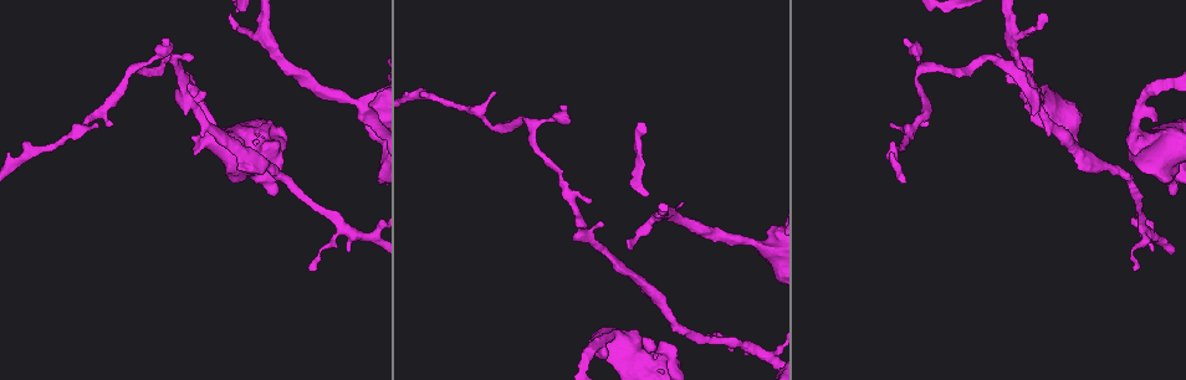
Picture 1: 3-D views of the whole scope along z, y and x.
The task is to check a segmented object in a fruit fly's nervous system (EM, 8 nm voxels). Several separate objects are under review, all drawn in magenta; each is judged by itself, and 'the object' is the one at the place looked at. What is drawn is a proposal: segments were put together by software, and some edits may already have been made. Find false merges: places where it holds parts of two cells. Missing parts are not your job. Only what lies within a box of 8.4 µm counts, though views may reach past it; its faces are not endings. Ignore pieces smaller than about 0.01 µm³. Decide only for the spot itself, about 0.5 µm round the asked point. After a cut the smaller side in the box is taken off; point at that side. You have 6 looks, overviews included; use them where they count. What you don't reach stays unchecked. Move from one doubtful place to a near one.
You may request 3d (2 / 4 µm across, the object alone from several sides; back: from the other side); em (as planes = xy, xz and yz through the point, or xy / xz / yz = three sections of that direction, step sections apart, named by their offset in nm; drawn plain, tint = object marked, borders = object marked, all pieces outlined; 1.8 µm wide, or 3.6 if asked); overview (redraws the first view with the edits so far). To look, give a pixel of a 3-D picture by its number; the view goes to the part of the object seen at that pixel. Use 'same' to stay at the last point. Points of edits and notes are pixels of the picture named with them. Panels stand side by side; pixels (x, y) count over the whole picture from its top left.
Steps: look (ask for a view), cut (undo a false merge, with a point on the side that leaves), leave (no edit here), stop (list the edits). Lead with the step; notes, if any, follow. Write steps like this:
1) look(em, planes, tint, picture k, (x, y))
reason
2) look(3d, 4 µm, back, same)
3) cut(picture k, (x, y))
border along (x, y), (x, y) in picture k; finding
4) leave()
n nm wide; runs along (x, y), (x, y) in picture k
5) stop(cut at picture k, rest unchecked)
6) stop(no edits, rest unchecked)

look(em, planes, plain, picture 1, (201, 102))

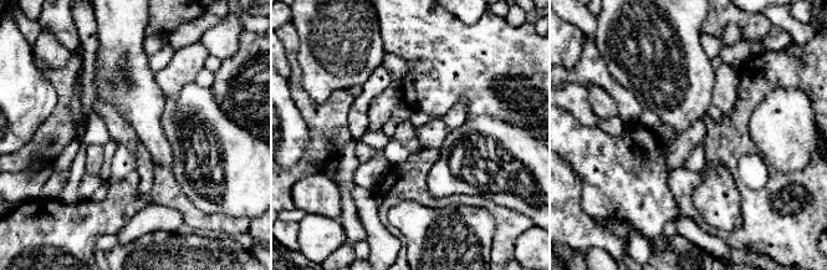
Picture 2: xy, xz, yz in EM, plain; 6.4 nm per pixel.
look(em, planes, tint, same)
with the object marked

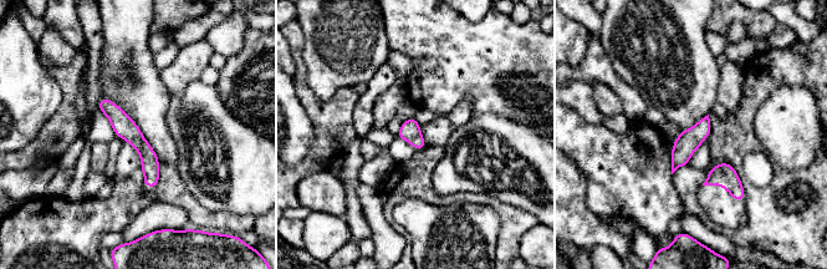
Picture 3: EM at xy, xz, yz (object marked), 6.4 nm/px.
leave()
130 nm wide; runs along (103, 101), (146, 151), (153, 183) in picture 3; all the same cell

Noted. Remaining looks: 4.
look(3d, 2 µm, back, picture 1, (530, 125))

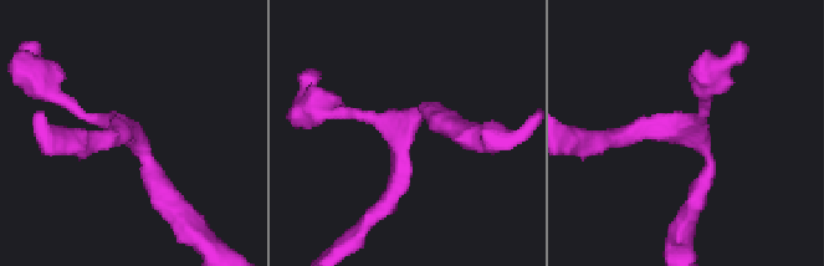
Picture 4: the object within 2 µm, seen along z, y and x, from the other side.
look(em, xz, step 4, tint, picture 4, (681, 132))
3 arms

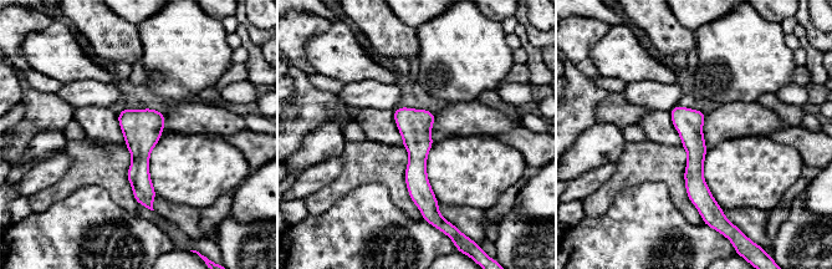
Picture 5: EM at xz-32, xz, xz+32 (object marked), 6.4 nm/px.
leave()
runs along (677, 108), (709, 212) in picture 5; all the same cell

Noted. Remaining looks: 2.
stop(no edits, rest unchecked)

